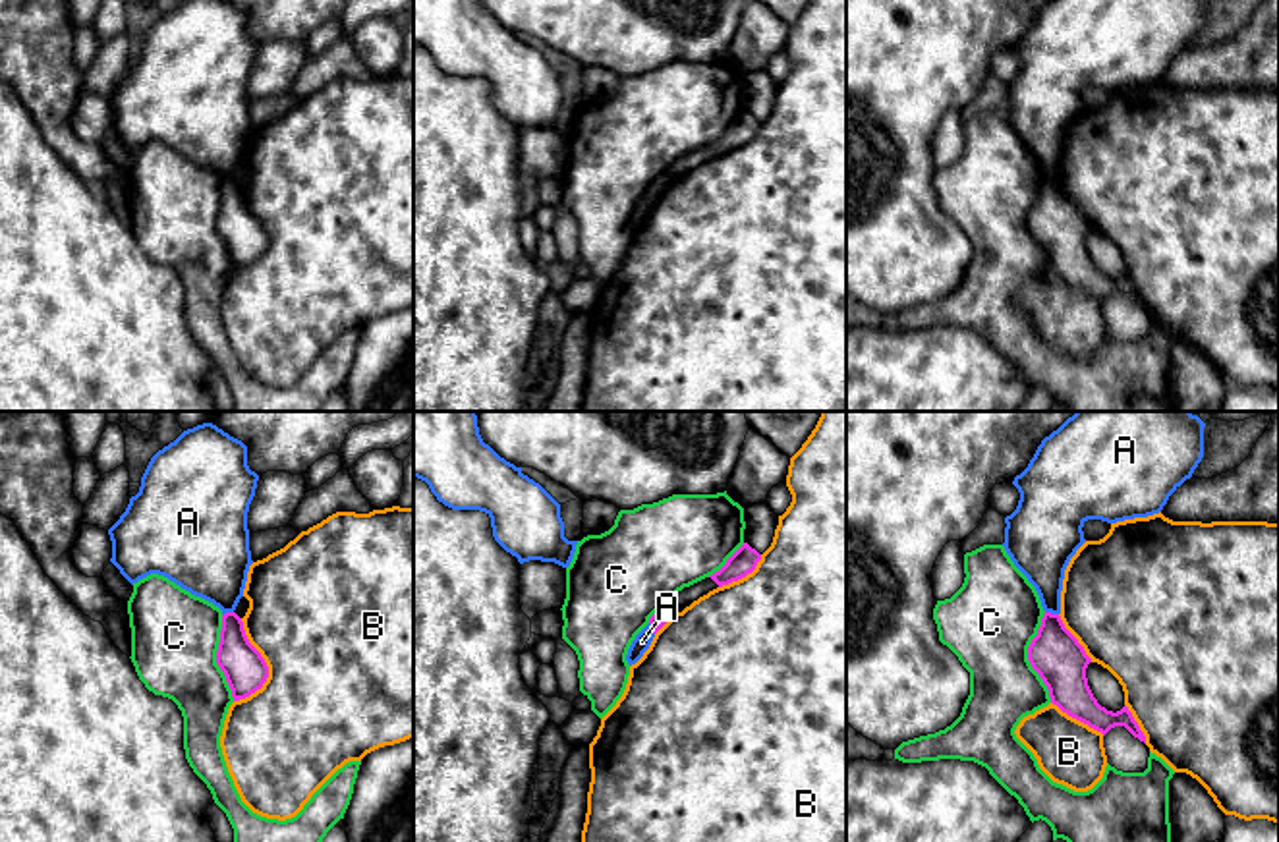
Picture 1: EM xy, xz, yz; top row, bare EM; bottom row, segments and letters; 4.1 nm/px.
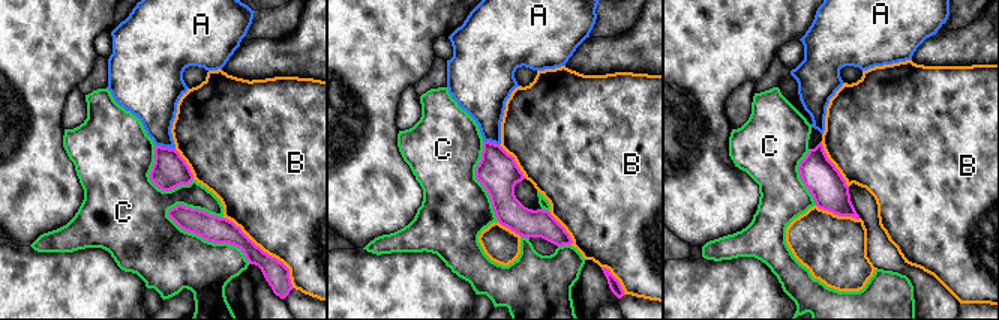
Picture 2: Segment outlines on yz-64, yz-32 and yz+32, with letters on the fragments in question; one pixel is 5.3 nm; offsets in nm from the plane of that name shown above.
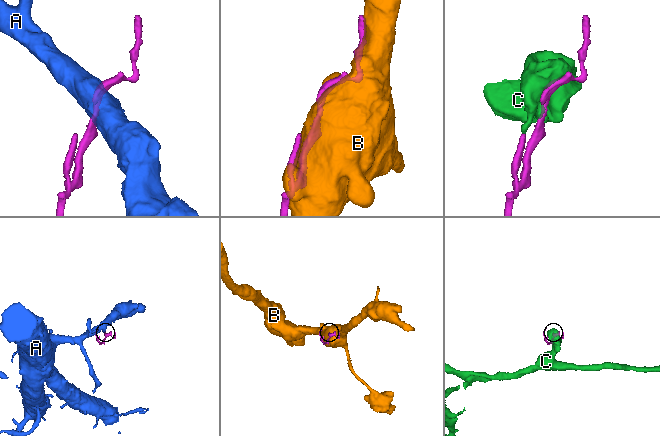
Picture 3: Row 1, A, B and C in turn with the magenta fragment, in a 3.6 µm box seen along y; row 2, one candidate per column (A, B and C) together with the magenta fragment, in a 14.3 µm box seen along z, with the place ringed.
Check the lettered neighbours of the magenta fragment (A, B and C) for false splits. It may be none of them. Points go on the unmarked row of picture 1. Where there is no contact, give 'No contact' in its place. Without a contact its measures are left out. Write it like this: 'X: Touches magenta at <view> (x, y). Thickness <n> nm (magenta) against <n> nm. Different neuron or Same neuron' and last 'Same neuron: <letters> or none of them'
A: Touches magenta at yz (1050, 180). Thickness 220 nm (magenta) against 220 nm. Different neuron
B: Touches magenta at xy (267, 234). Thickness 180 nm (magenta) against 500 nm. Different neuron
C: Touches magenta at yz (1028, 224). Thickness 220 nm (magenta) against 380 nm. Different neuron
Same neuron: none of them

